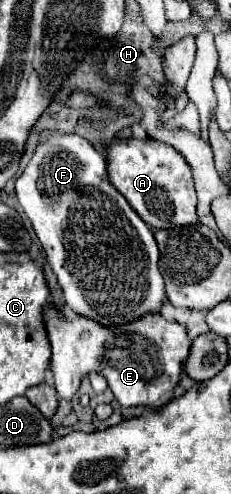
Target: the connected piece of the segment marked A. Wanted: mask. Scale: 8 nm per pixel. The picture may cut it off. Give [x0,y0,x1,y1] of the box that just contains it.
[107,140,197,230]

